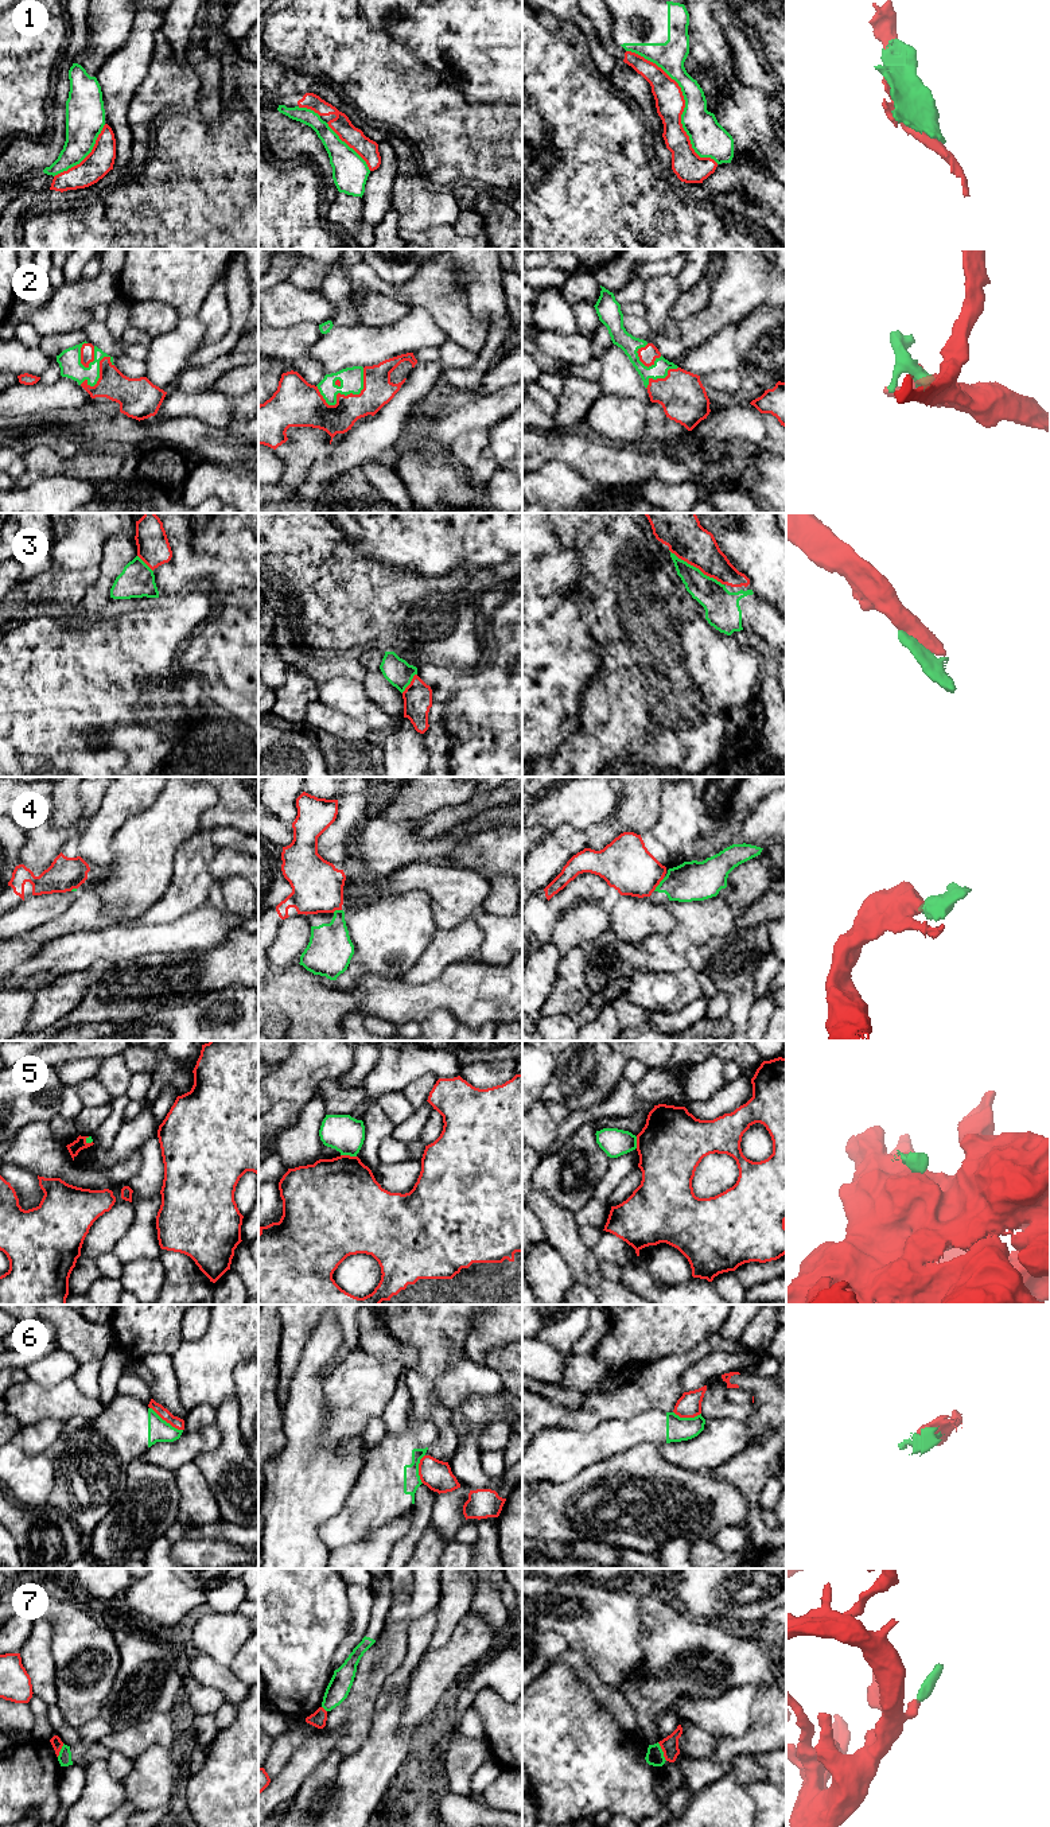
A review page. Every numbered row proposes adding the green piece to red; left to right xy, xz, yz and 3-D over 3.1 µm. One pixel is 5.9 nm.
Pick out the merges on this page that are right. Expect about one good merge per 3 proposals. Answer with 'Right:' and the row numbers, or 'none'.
Right: 2, 3

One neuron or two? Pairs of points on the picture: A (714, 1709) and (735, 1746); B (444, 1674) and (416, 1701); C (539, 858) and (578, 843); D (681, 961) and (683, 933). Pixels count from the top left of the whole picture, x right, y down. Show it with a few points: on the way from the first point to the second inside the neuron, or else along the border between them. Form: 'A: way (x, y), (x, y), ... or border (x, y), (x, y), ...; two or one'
A: border (751, 1714), (751, 1728), (745, 1734), (715, 1737); two
B: way (438, 1679), (423, 1694); one
C: way (548, 856), (562, 843), (568, 843); one
D: border (665, 937), (680, 953), (697, 948); two

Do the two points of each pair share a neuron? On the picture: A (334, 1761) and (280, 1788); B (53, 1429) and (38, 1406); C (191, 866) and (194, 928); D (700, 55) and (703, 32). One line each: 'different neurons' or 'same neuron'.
A: different neurons
B: different neurons
C: different neurons
D: same neuron

